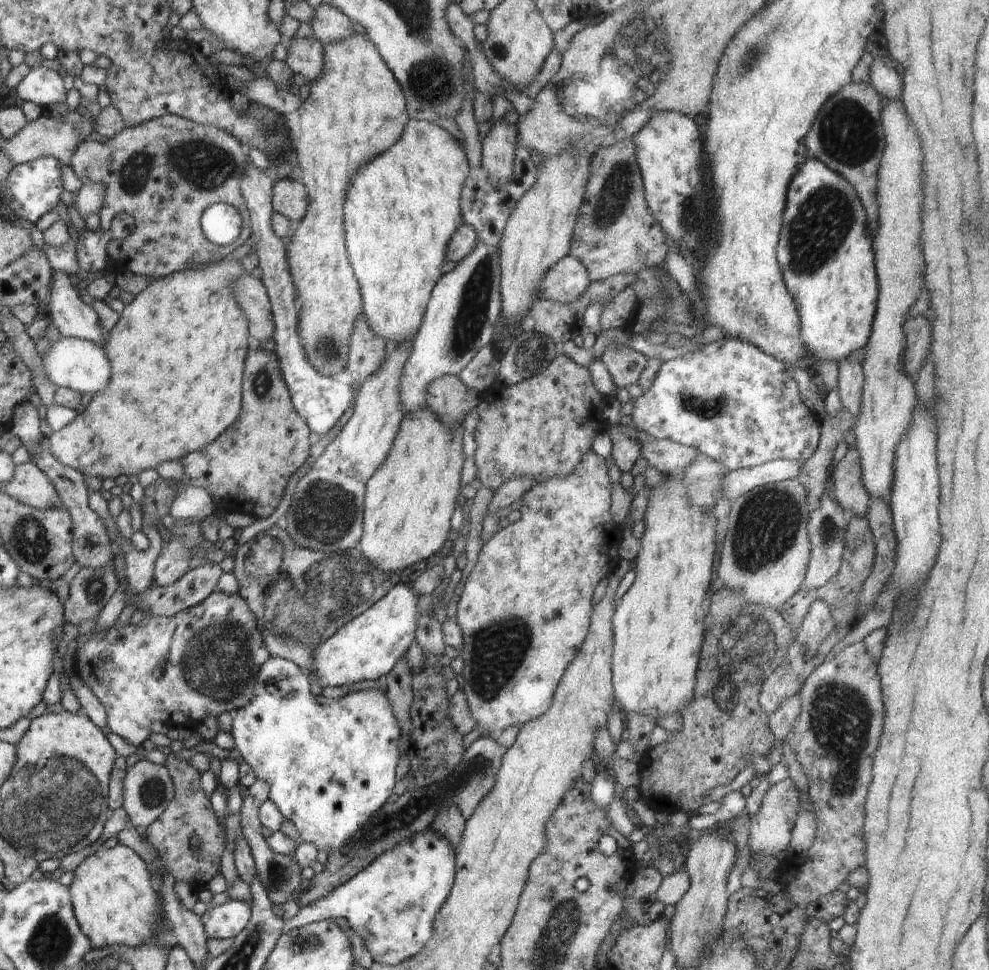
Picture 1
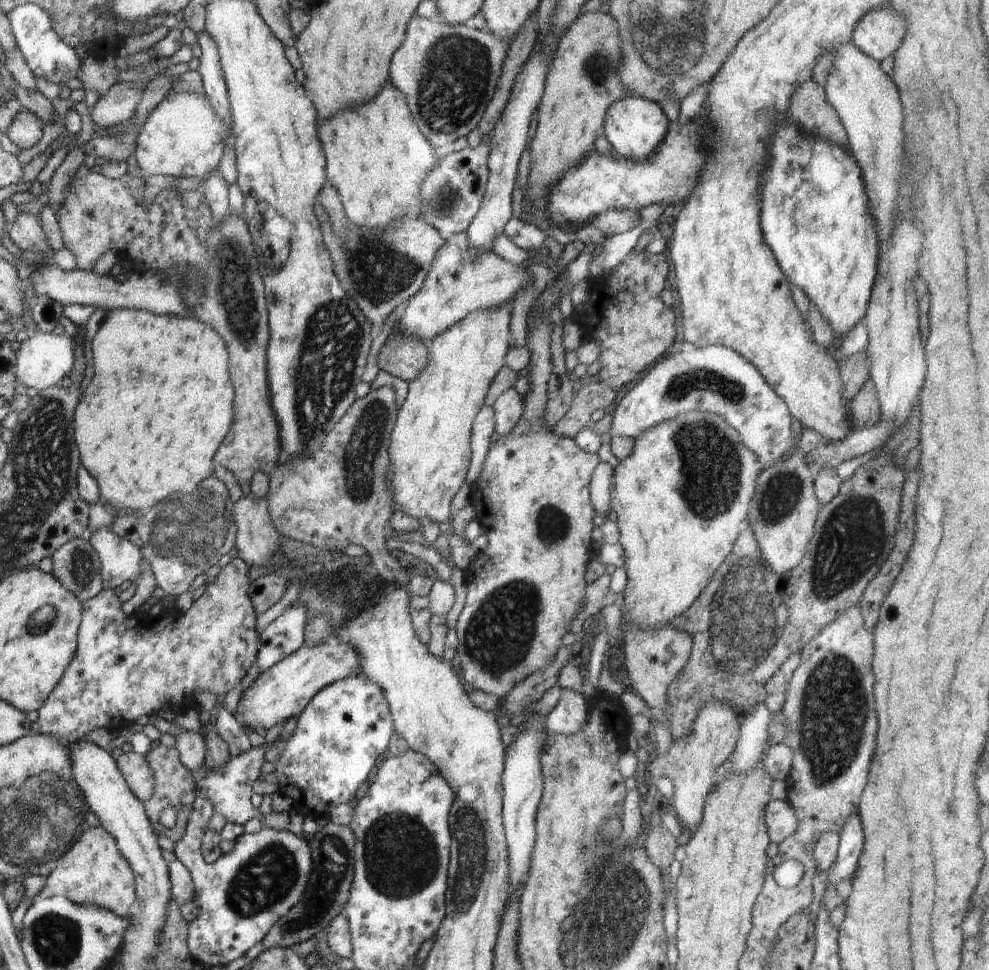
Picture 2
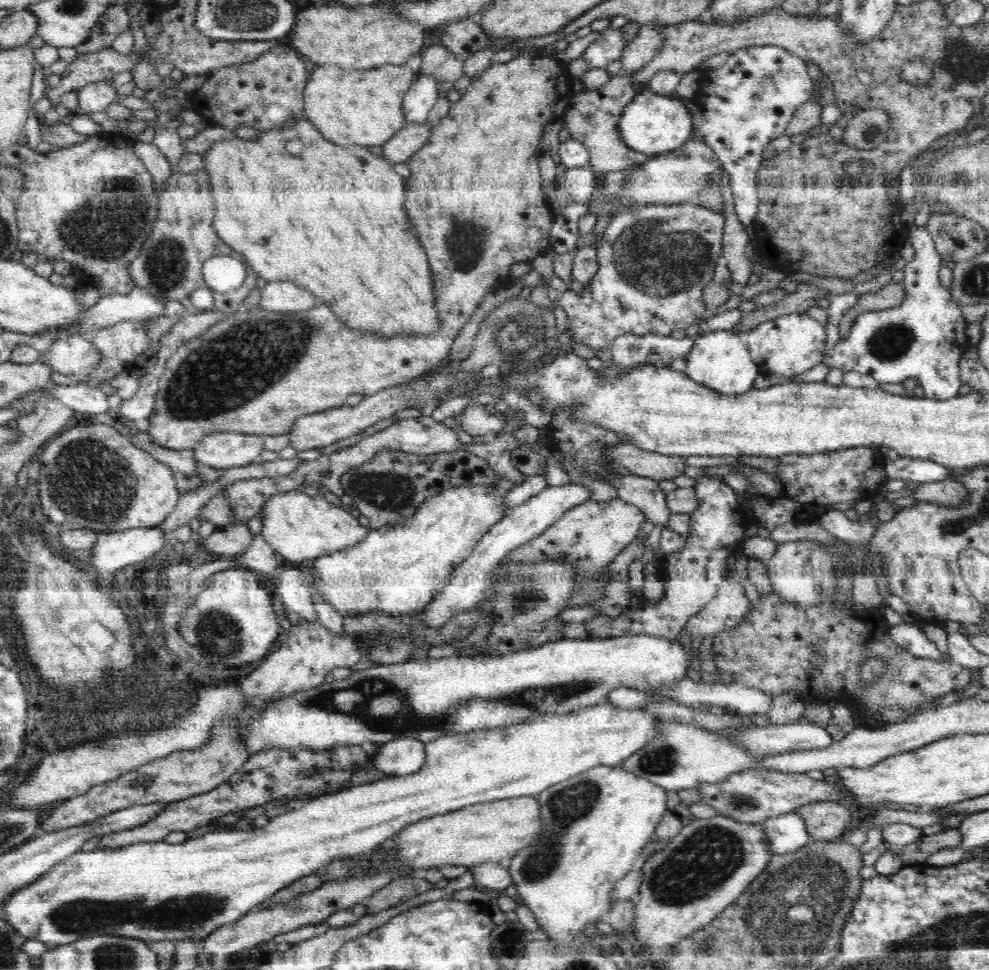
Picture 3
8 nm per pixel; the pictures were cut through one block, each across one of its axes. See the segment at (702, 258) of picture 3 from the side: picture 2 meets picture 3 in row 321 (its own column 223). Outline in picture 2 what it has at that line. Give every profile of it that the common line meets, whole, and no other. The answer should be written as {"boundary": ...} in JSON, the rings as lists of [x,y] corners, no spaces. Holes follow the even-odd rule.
{"boundary":[[[233,558],[231,562],[228,562],[226,566],[220,569],[220,572],[218,572],[218,575],[212,582],[208,582],[204,594],[193,602],[193,605],[187,612],[183,613],[169,606],[164,608],[157,616],[148,616],[148,614],[142,616],[138,624],[134,624],[132,615],[126,616],[122,612],[120,600],[116,600],[116,592],[111,588],[103,588],[94,598],[88,599],[85,602],[85,612],[82,617],[80,636],[78,637],[78,650],[73,660],[74,666],[70,666],[70,670],[65,670],[66,678],[61,678],[60,684],[49,694],[46,704],[42,705],[38,710],[38,719],[32,723],[32,734],[54,736],[54,738],[61,740],[62,743],[67,742],[68,745],[72,745],[84,739],[90,730],[105,728],[108,732],[116,734],[120,731],[120,728],[128,727],[128,724],[132,724],[132,722],[136,723],[136,718],[142,718],[142,716],[149,717],[150,714],[156,714],[164,704],[171,707],[171,710],[175,713],[186,712],[190,709],[200,711],[196,696],[198,696],[198,692],[204,692],[204,690],[213,692],[217,697],[228,694],[244,678],[246,672],[250,670],[250,667],[257,659],[258,649],[260,648],[260,637],[256,630],[257,614],[250,600],[250,594],[248,594],[250,584],[252,584],[248,570],[248,564],[242,558]]]}

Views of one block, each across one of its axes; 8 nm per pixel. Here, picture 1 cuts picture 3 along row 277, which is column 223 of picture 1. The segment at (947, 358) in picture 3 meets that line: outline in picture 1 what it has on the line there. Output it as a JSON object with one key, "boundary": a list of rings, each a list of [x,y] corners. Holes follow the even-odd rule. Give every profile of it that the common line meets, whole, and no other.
{"boundary":[[[236,899],[208,908],[201,916],[206,938],[235,938],[250,918],[251,906]]]}

